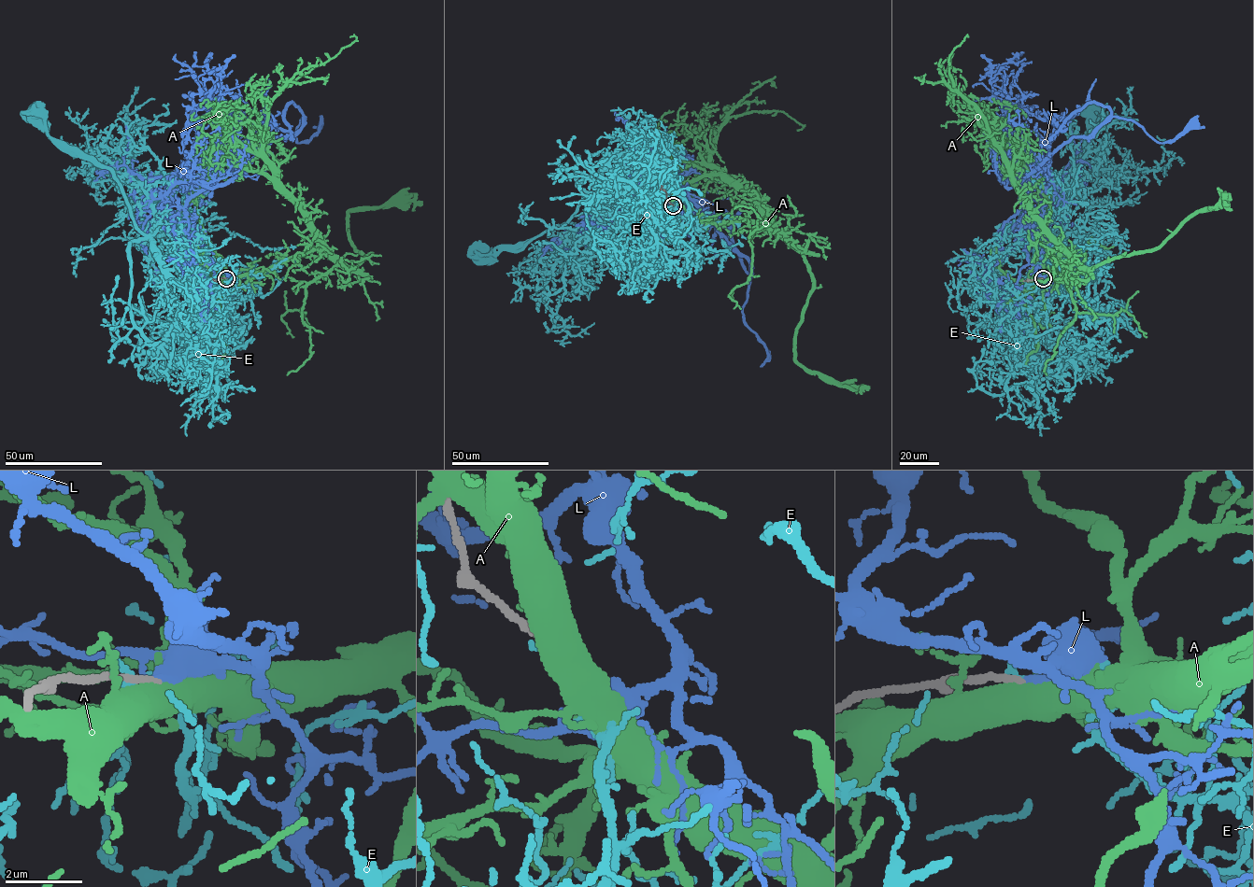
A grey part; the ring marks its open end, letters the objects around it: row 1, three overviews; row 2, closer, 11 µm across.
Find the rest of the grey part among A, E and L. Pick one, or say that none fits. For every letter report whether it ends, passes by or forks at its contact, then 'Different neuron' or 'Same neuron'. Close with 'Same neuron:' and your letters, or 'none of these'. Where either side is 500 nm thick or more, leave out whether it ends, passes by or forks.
A: Different neuron
E: It ends there. Different neuron
L: It ends there. Different neuron
Same neuron: none of these

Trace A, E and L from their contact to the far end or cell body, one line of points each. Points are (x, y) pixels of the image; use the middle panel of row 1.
A: (672, 204), (707, 222), (765, 221), (710, 163), (718, 130), (732, 117), (774, 111), (803, 126), (797, 130)
E: (672, 204), (667, 225), (639, 218), (623, 200), (587, 194), (562, 224), (481, 256)
L: (673, 205), (654, 190), (632, 196), (663, 177), (635, 168), (679, 209), (718, 220), (715, 258)

